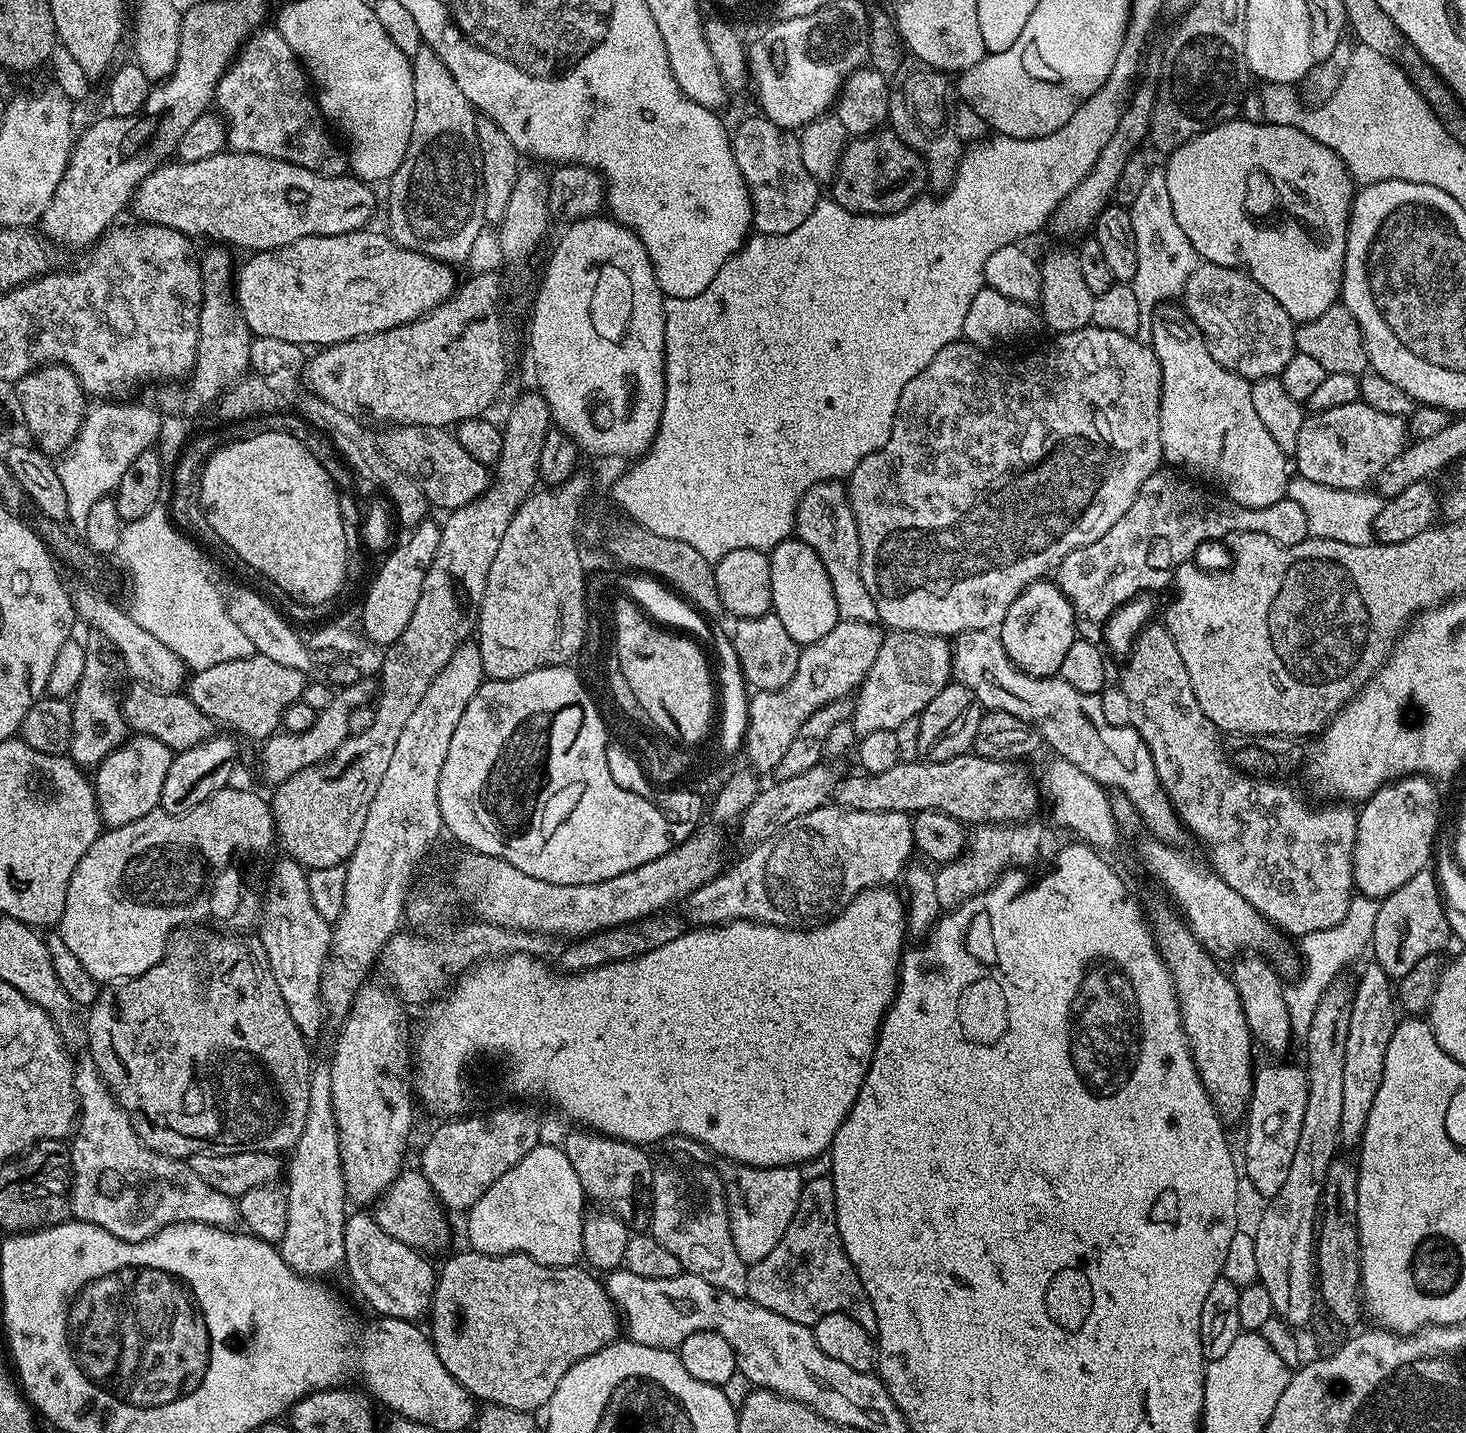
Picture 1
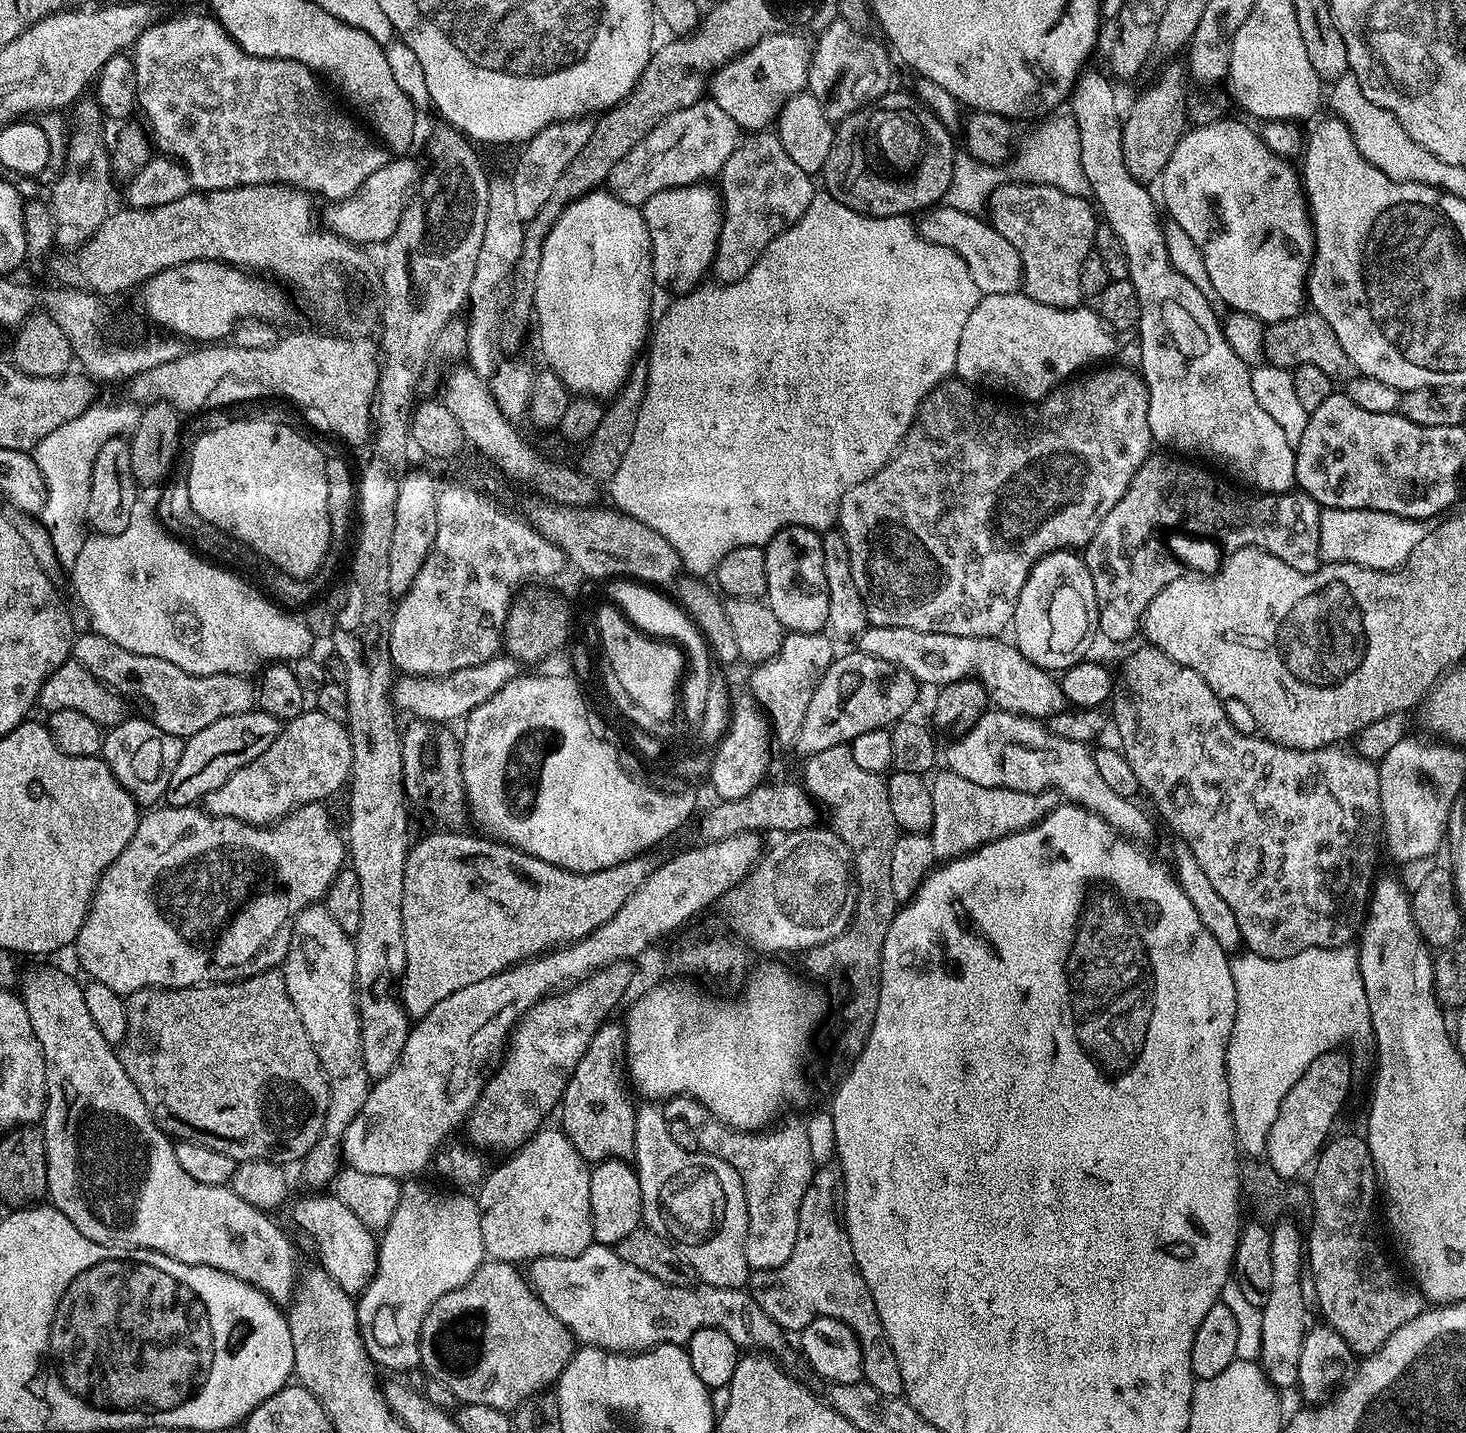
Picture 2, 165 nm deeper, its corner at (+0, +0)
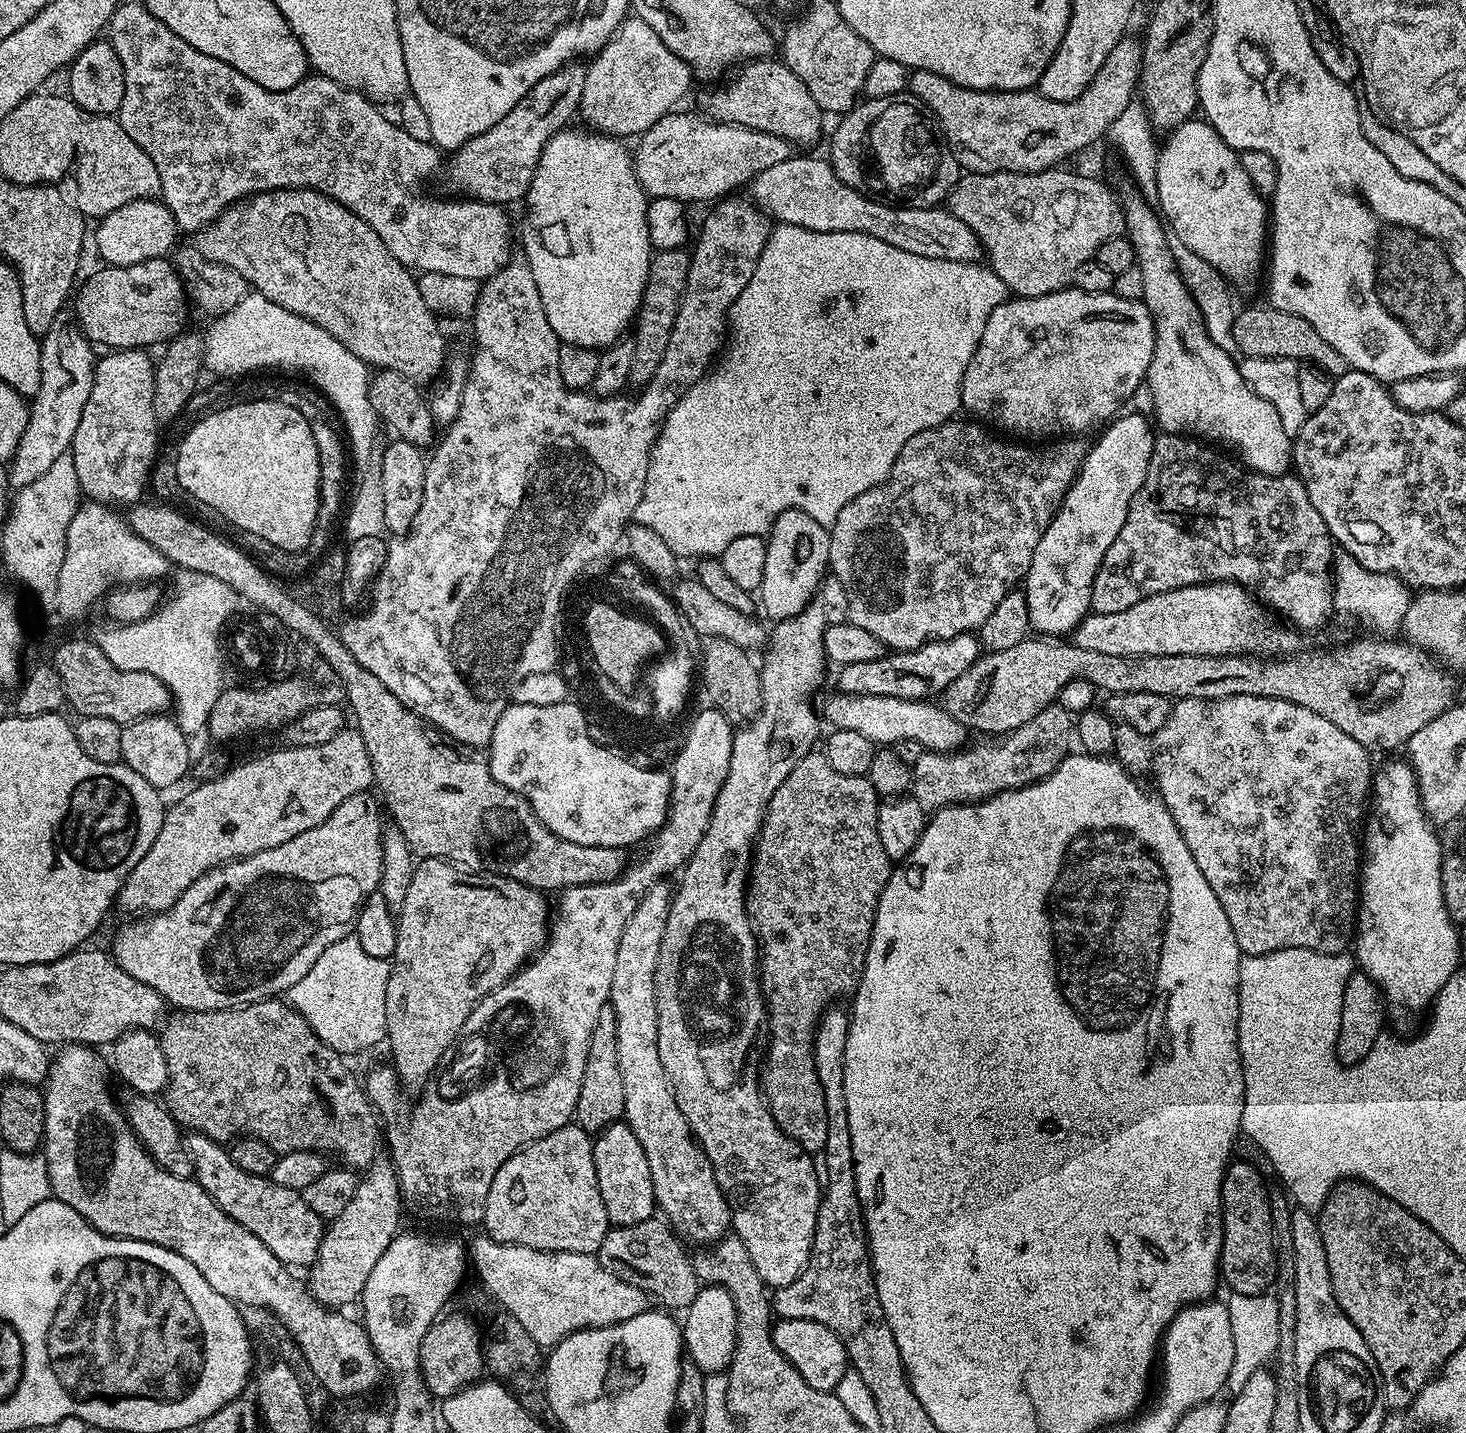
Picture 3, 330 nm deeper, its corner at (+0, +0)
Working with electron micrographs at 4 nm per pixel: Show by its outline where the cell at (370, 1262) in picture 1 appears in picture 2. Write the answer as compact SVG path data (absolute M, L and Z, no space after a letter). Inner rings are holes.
M308 1194L305 1200L300 1200L292 1208L292 1220L305 1232L312 1236L316 1243L316 1256L319 1267L324 1269L342 1290L350 1294L359 1294L364 1291L365 1286L372 1281L376 1273L376 1253L378 1251L378 1240L373 1229L366 1227L359 1220L358 1214L346 1206L334 1194Z

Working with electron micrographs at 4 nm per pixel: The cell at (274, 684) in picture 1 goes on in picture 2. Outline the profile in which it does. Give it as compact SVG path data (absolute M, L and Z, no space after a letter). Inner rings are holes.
M95 630L87 631L73 639L71 659L84 666L94 679L129 701L141 700L148 707L147 715L152 723L166 730L166 734L187 738L227 715L253 711L256 688L248 676L237 676L235 672L193 676L174 666L174 662L166 662L166 658L127 652Z

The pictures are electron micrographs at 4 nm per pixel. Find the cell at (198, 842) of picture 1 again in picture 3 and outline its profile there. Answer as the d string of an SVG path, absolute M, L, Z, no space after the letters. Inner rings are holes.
M363 792L354 794L346 798L346 802L342 802L342 806L338 806L338 810L334 810L334 814L326 818L326 822L314 826L314 830L306 830L306 834L298 834L298 838L290 838L290 842L282 842L282 846L274 846L258 854L243 856L241 860L229 860L227 864L220 864L199 876L180 895L178 902L174 902L174 906L170 906L164 912L133 919L136 920L133 924L122 925L112 940L112 948L110 947L112 959L118 966L122 966L122 970L126 970L126 974L130 974L130 978L138 982L146 982L146 986L150 986L150 990L158 990L160 997L169 1005L177 1004L177 1009L186 1012L213 1012L239 1008L241 1004L252 1004L256 1000L276 998L287 993L288 988L303 978L309 972L310 966L318 962L318 958L322 958L322 950L326 950L326 946L334 946L334 942L353 935L360 905L366 902L371 892L377 891L380 887L384 837L380 816L376 813L376 804L370 797L371 795Z

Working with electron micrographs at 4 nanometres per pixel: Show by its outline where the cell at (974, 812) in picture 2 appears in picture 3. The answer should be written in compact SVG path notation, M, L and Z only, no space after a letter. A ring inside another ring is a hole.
M1058 702L1046 706L1026 726L1001 735L997 744L976 744L955 752L925 751L916 764L911 765L910 795L931 814L949 804L971 804L996 796L999 792L1037 784L1054 774L1056 767L1074 748L1074 716Z

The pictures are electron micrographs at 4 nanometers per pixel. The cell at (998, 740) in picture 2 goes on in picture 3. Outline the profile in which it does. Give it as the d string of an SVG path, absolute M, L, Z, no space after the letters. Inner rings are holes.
M835 695L825 702L824 712L822 708L823 719L827 723L829 720L833 729L858 730L858 734L866 734L866 738L877 746L891 746L902 742L902 738L914 738L930 752L955 752L965 747L964 724L954 719L939 703L889 696Z

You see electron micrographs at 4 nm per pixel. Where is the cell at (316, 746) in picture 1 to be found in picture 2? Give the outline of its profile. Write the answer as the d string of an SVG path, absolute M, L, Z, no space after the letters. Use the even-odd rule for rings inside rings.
M305 710L298 718L287 721L281 727L274 742L270 742L270 746L266 746L266 750L262 750L254 762L232 773L222 786L218 786L202 800L202 804L213 816L229 816L247 824L271 826L304 804L327 801L327 796L334 795L340 787L341 791L349 783L351 774L352 752L348 749L347 727L326 714Z

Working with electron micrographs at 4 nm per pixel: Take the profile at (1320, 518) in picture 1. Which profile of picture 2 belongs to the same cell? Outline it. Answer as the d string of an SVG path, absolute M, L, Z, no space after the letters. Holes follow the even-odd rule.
M1326 508L1321 511L1319 520L1320 557L1325 563L1348 561L1364 568L1392 571L1404 564L1414 547L1422 542L1429 527L1427 521L1384 511Z

